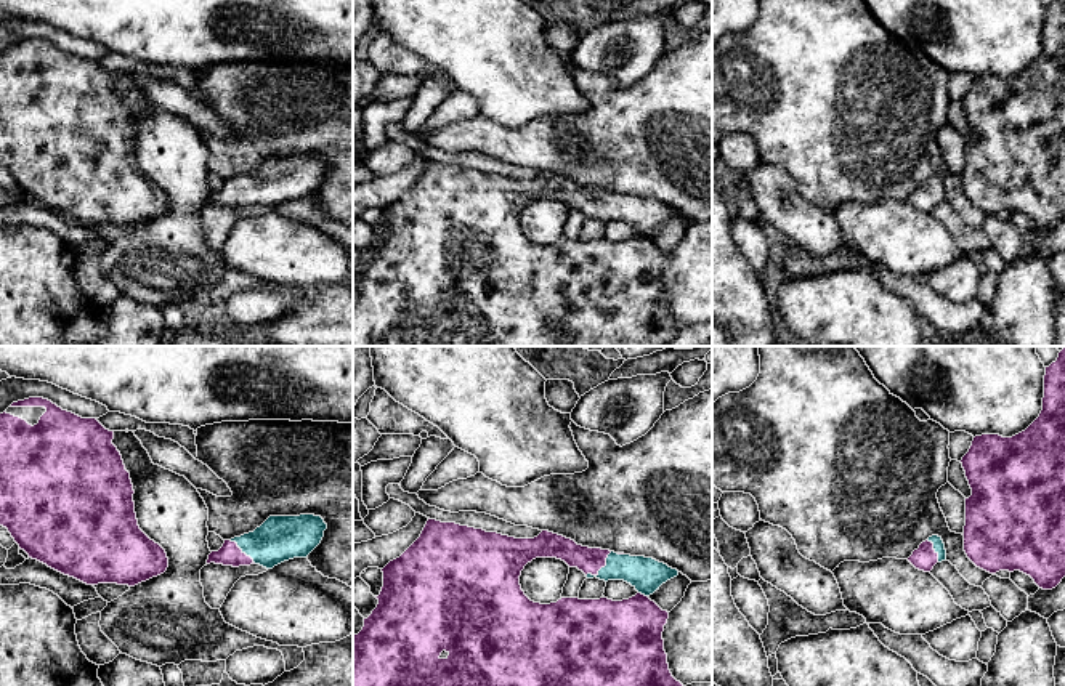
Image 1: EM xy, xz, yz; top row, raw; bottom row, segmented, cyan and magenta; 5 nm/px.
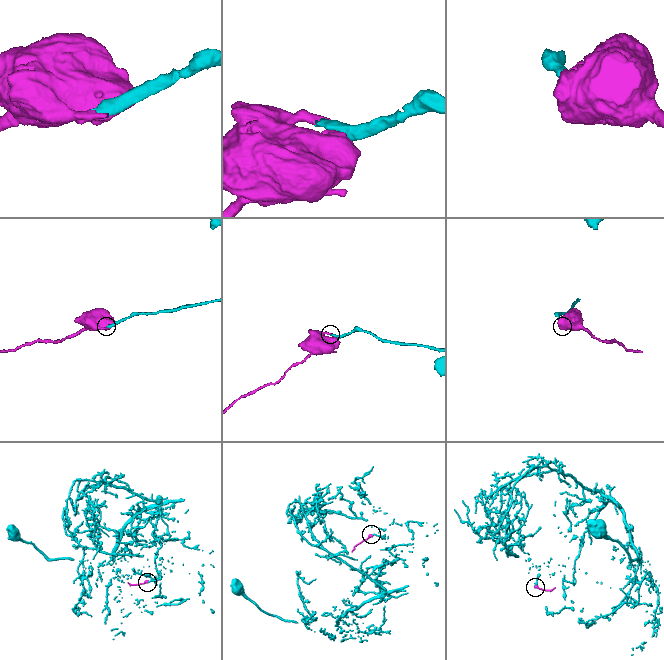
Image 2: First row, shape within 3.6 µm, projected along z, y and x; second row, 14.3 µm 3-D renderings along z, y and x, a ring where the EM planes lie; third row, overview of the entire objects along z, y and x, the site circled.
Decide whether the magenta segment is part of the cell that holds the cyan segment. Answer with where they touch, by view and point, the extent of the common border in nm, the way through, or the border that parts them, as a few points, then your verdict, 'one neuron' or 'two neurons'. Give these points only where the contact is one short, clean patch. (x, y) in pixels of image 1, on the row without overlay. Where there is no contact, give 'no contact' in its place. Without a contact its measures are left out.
meets cyan in xz at (602, 209); contact 180 nm long; one neuron

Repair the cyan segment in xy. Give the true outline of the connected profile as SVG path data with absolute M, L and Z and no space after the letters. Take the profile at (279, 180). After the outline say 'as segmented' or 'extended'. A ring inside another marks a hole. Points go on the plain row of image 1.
M269 157L253 173L225 181L218 192L209 196L207 205L250 207L266 210L306 199L322 181L327 165L321 157Z | extended

